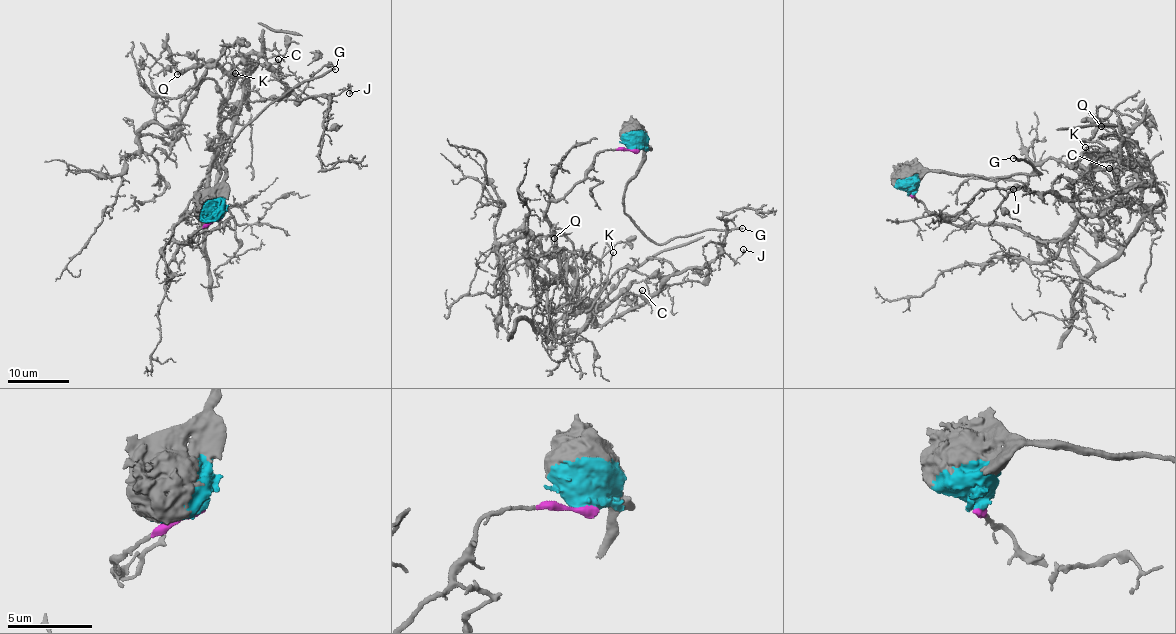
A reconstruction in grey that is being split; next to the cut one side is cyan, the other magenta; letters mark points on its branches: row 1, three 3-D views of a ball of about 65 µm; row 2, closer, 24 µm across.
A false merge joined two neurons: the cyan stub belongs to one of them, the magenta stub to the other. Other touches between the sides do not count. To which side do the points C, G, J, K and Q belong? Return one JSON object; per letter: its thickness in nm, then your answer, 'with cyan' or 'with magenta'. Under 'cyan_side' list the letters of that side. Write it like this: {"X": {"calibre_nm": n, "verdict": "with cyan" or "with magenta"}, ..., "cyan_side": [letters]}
{"C": {"calibre_nm": 150, "verdict": "with magenta"}, "G": {"calibre_nm": 200, "verdict": "with cyan"}, "J": {"calibre_nm": 170, "verdict": "with magenta"}, "K": {"calibre_nm": 150, "verdict": "with magenta"}, "Q": {"calibre_nm": 160, "verdict": "with magenta"}, "cyan_side": ["G"]}

